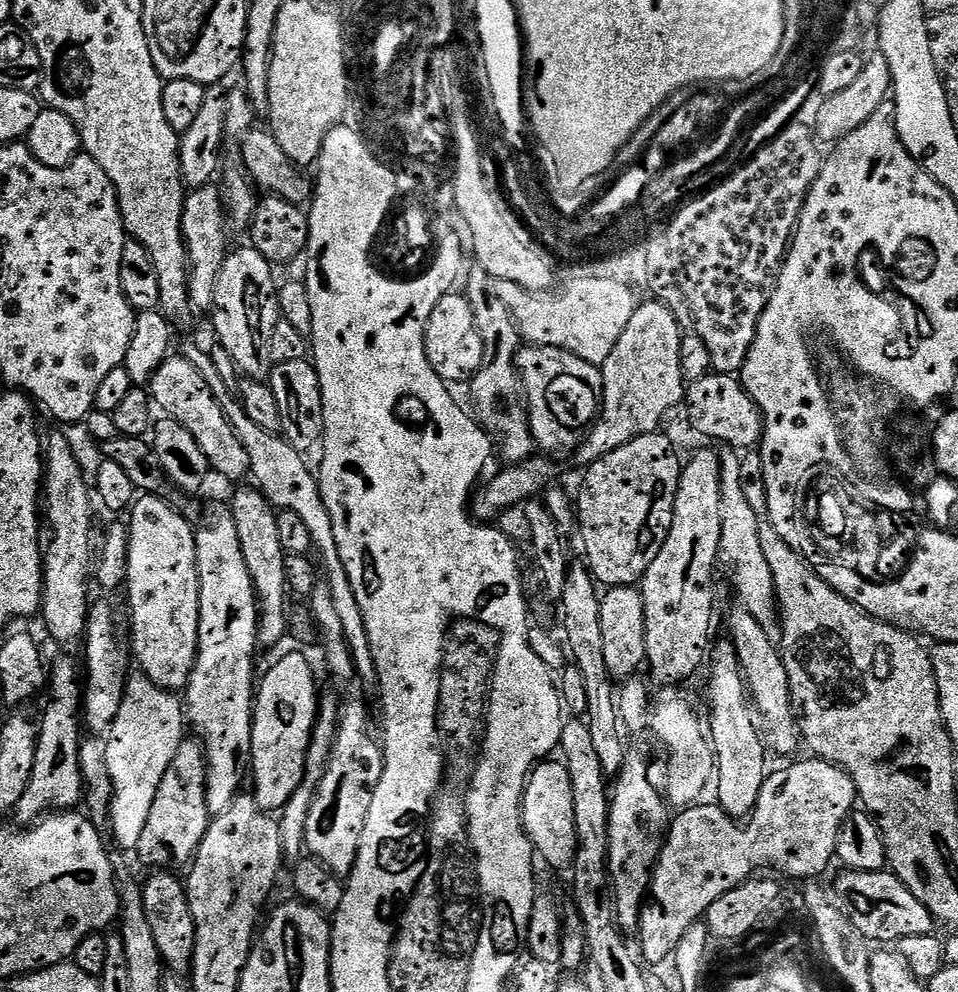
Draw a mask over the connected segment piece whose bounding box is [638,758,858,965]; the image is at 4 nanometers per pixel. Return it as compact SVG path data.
M819 758L807 759L797 759L792 762L797 764L780 768L777 772L776 769L769 771L768 780L762 786L762 794L758 796L756 809L746 822L726 815L715 802L694 803L671 817L666 828L668 837L663 837L660 856L652 872L650 895L640 910L639 951L645 965L660 964L667 956L668 959L675 957L678 942L682 942L682 934L686 934L690 926L701 923L707 917L710 906L714 906L722 894L730 894L730 890L746 882L757 870L763 869L760 868L763 864L776 863L777 873L785 872L799 882L824 876L822 874L827 870L828 863L836 856L840 829L857 807L858 784L853 773L841 768L839 764Z

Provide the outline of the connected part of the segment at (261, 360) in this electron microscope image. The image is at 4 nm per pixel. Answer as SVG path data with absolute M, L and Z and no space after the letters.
M245 246L229 251L224 259L222 270L218 274L218 286L214 286L214 302L210 319L216 331L215 339L229 351L230 358L245 377L267 381L271 377L274 361L271 356L271 340L275 327L282 319L280 314L280 298L278 295L278 279L274 273L274 265L258 251L257 248Z

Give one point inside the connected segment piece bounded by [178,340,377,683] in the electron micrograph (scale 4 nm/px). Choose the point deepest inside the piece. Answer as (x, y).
(280, 471)

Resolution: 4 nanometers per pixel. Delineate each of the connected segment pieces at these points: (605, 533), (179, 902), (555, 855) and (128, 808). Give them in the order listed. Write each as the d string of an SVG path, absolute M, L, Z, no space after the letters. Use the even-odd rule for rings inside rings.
M654 431L634 438L634 442L626 442L626 446L618 446L618 450L587 465L585 472L588 473L585 474L584 485L580 488L580 500L578 496L578 528L580 524L580 540L584 543L585 554L588 555L586 567L596 579L597 585L608 588L639 585L646 570L650 570L650 562L658 558L658 550L662 550L666 534L670 534L682 456L680 460L670 437L660 435L659 431Z
M156 870L152 877L143 881L144 909L150 918L150 931L158 945L158 954L164 961L167 971L172 974L188 974L192 971L192 959L196 949L196 923L190 910L188 890L183 879L175 871Z
M548 758L537 763L524 786L522 819L524 831L532 847L552 868L567 869L576 858L576 831L574 830L574 790L570 784L568 767L559 759Z
M136 674L131 677L124 691L124 701L122 702L122 710L118 710L118 718L114 718L112 728L106 734L106 766L110 766L110 778L112 779L112 814L110 817L110 830L116 834L116 840L124 848L139 849L140 839L142 838L142 830L146 830L146 818L150 818L150 806L154 806L154 794L158 794L158 786L162 783L162 774L166 774L170 762L174 762L174 754L178 754L178 746L185 740L186 732L186 708L175 691L162 688L159 684L149 680L143 674Z

